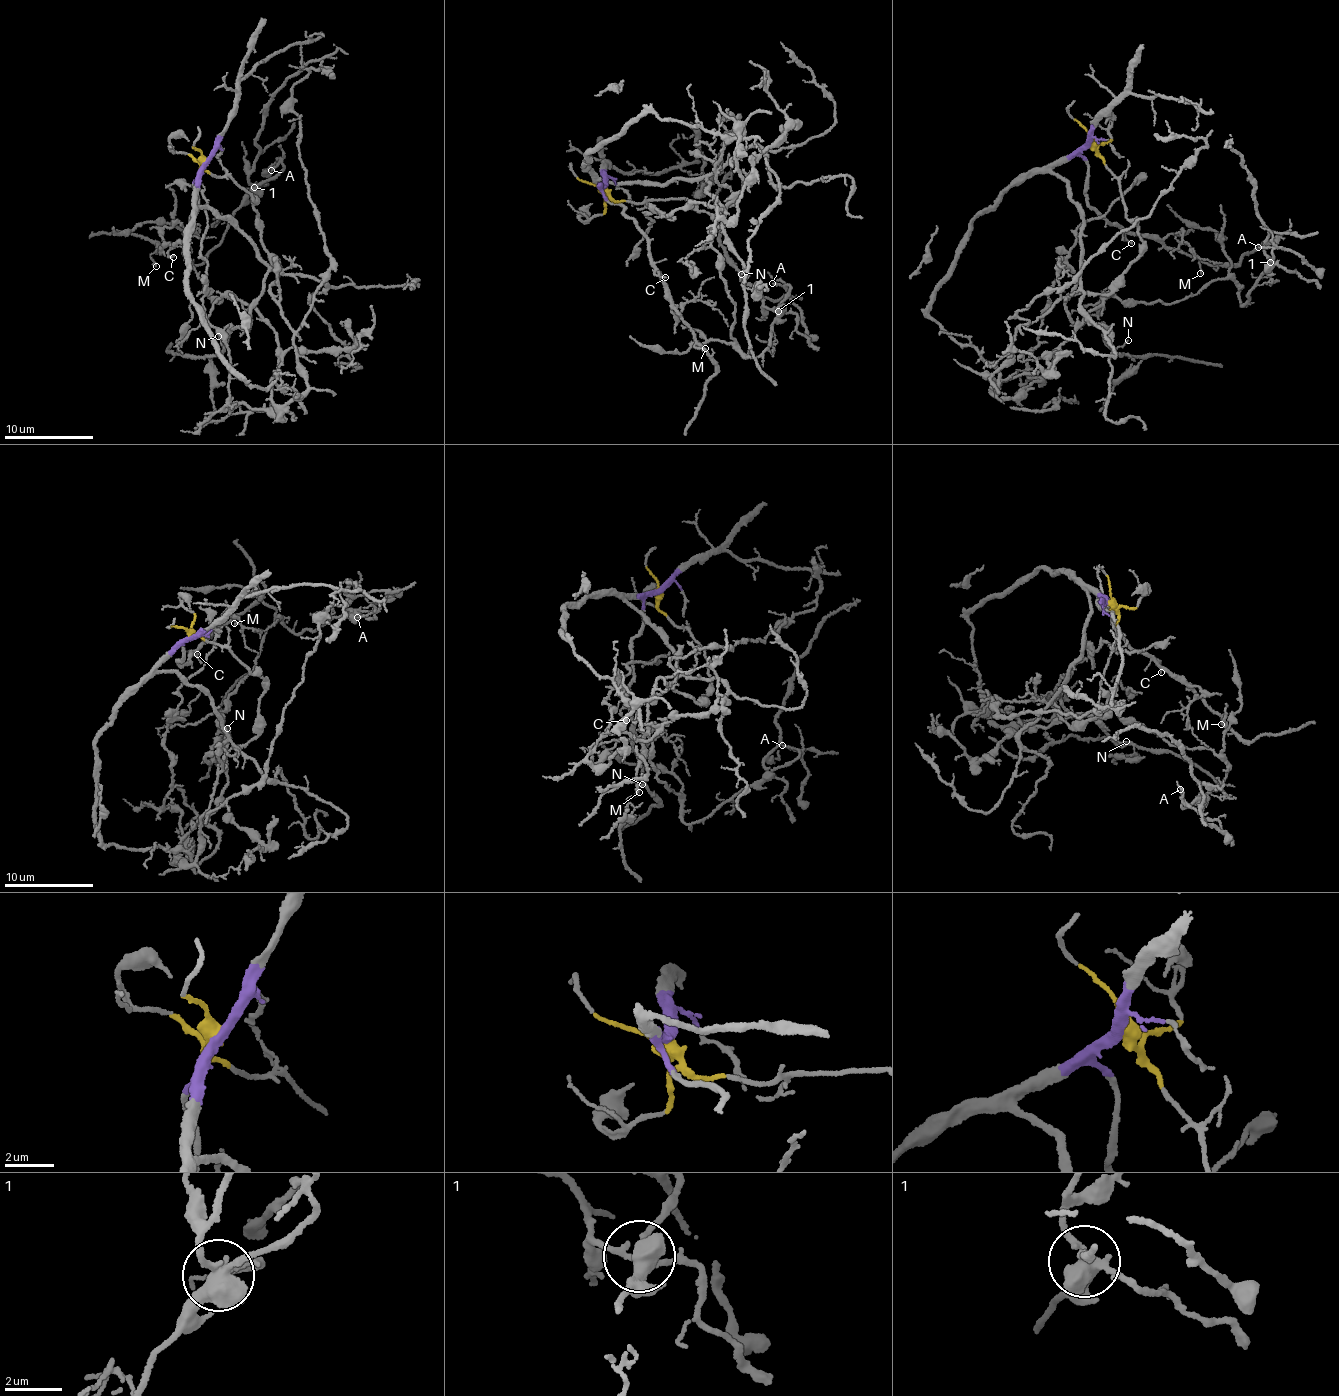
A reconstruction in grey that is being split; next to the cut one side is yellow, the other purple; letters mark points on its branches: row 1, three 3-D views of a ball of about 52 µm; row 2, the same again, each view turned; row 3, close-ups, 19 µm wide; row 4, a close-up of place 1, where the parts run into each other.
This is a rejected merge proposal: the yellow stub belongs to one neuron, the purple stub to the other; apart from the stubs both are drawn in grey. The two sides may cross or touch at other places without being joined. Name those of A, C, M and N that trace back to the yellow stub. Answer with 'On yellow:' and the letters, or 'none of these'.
On yellow: A

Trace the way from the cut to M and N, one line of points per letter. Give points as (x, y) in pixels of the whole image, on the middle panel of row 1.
M: (604, 185), (601, 190), (625, 208), (624, 214), (645, 237), (665, 297), (680, 312), (695, 345), (706, 349)
N: (604, 185), (596, 179), (662, 184), (705, 176), (722, 208), (729, 245), (743, 265), (741, 273)

